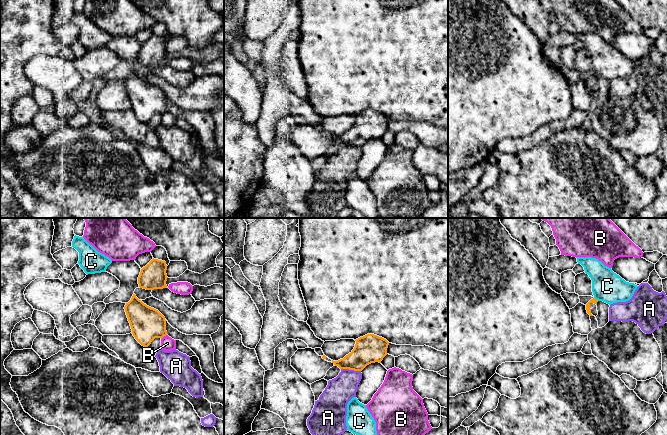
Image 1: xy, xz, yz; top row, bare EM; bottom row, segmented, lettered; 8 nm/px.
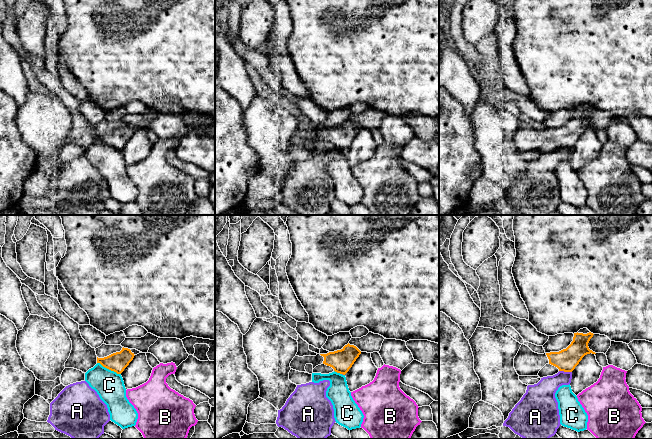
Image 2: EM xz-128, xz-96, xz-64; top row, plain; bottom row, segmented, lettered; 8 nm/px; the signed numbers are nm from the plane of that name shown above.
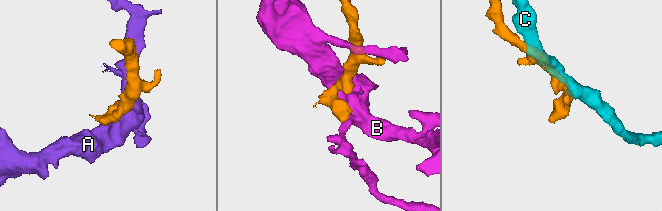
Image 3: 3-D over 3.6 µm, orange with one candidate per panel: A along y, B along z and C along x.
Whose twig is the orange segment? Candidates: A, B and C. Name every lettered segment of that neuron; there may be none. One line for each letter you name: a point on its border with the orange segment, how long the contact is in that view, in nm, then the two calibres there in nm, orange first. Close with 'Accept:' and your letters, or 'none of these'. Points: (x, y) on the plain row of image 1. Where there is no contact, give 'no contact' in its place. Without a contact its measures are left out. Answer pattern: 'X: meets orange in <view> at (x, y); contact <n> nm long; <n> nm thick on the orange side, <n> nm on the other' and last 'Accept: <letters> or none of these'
Accept: none of these

